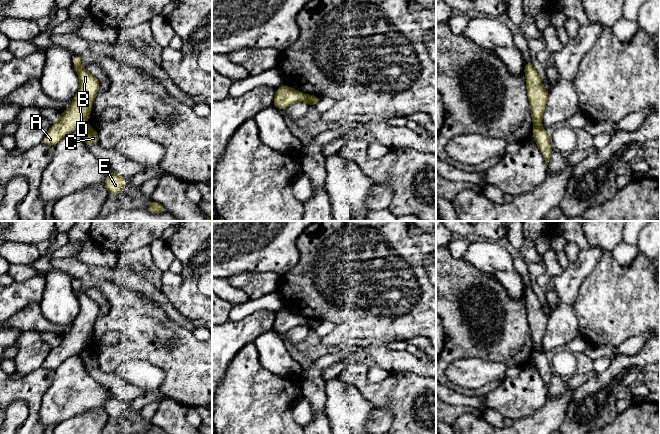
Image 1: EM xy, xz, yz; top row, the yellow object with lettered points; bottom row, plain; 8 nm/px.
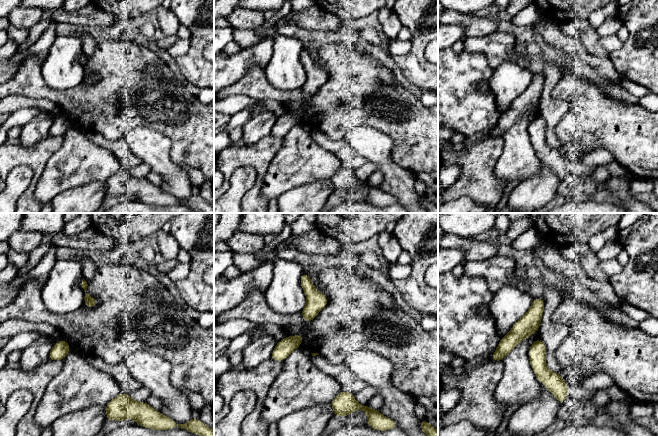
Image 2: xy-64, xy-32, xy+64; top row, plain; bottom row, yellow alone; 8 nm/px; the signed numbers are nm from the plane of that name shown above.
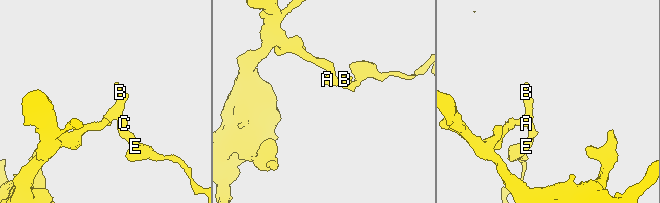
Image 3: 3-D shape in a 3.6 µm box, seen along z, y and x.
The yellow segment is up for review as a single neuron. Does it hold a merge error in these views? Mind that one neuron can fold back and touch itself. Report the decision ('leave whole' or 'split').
split

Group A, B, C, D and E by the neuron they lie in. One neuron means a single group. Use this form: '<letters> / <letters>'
A B D / C E

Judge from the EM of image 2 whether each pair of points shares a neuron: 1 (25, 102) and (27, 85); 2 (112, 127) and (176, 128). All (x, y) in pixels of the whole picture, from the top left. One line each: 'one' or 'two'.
1: two
2: one

